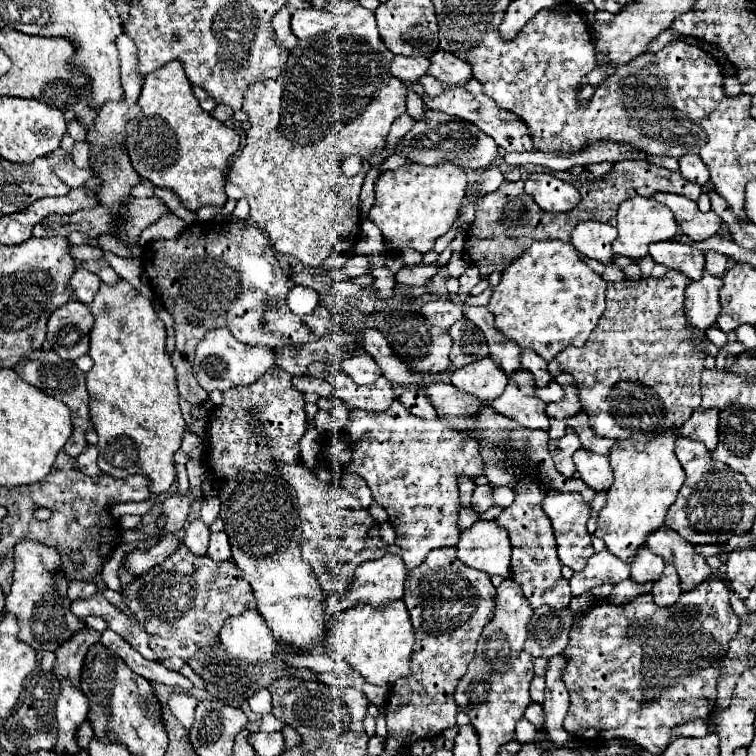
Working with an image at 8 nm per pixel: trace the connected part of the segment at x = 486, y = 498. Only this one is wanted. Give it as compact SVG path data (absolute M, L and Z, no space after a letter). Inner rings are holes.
M477 485L475 493L473 493L473 501L471 507L477 513L487 511L493 505L493 495L491 495L491 485Z

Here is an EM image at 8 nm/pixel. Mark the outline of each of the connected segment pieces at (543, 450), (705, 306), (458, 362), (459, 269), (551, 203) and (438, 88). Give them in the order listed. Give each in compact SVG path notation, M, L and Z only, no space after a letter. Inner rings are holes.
M495 429L495 431L475 431L473 433L477 439L479 439L479 445L481 445L481 459L485 463L485 475L487 479L493 483L493 485L507 485L507 487L515 487L515 481L517 477L525 475L527 469L525 465L529 465L529 471L539 475L543 479L543 483L549 487L551 493L555 493L557 489L563 493L563 491L577 491L583 495L585 501L593 501L595 499L595 491L589 489L581 479L575 481L575 479L565 479L561 473L555 471L555 465L553 465L553 459L549 455L549 449L547 449L547 433L545 431L529 431L529 429L513 429L513 431L503 431L503 429Z
M703 271L703 279L691 281L685 293L685 315L691 325L705 333L719 315L719 289L721 277Z
M459 319L459 323L455 323L449 329L449 335L453 337L453 349L451 349L451 363L455 367L463 367L469 365L477 359L483 359L489 353L487 341L483 339L483 331L479 331L479 327L475 327L469 319Z
M464 251L453 252L449 262L447 263L448 276L459 279L471 265L471 261Z
M531 175L525 193L547 213L567 213L579 203L579 191L570 183L549 175Z
M423 75L423 77L419 79L419 83L423 85L425 93L429 93L429 95L437 95L437 93L441 93L441 91L443 91L443 83L441 83L441 81L437 81L435 77Z

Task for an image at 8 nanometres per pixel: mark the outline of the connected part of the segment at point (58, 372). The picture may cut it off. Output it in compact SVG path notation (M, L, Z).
M33 351L33 355L27 355L27 359L21 359L17 365L15 365L15 371L17 375L27 381L29 385L41 389L43 393L63 401L69 409L71 409L71 421L73 421L73 435L69 437L69 441L65 443L65 451L71 455L71 457L77 457L87 441L85 441L85 431L93 427L91 423L91 417L89 417L89 393L87 393L87 385L85 385L85 373L81 373L73 361L63 361L55 351Z

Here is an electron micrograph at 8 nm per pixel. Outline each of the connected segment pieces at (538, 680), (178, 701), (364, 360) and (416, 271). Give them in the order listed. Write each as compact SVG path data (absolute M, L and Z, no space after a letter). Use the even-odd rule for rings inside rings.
M535 675L531 681L531 701L543 703L543 695L545 695L545 677Z
M173 693L169 697L169 707L173 711L173 715L183 723L185 731L189 733L189 727L193 725L193 715L195 715L195 705L197 699L187 695L187 693Z
M361 353L361 355L355 355L355 357L349 357L349 359L343 359L341 361L341 369L351 375L351 379L355 383L361 383L361 385L367 385L367 383L373 383L381 371L379 371L379 365L367 355L367 353Z
M435 264L428 265L404 265L395 275L398 284L405 286L422 286L438 272Z

